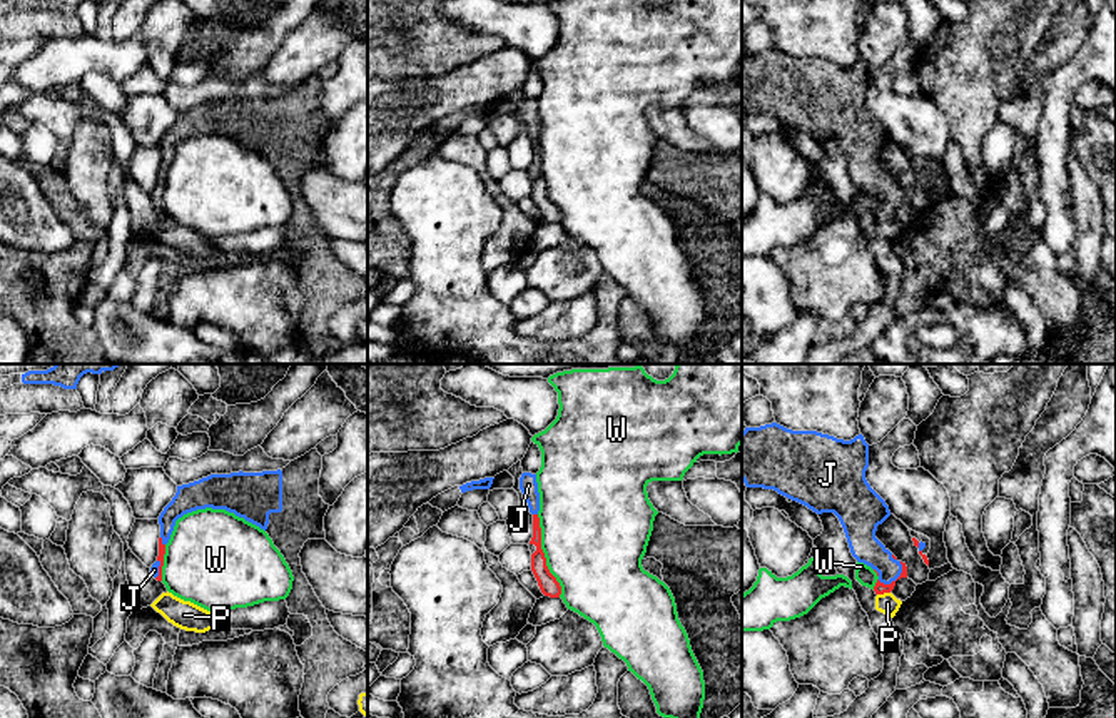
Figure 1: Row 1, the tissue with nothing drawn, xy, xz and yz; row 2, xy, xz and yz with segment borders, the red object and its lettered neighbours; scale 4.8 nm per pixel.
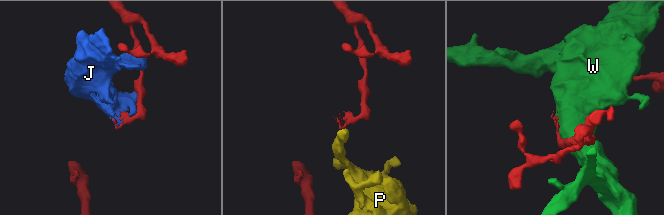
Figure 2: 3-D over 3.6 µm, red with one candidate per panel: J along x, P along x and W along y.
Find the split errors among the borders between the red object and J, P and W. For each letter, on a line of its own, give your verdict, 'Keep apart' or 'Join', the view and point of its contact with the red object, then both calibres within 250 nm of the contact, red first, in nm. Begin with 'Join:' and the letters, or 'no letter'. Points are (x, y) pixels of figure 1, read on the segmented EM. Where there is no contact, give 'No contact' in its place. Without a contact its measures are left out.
Join: no letter
J: Keep apart. Touches red at yz (896, 580). Thickness 60 nm (red) against 150 nm
P: Keep apart. Touches red at yz (882, 593). Thickness 60 nm (red) against 100 nm
W: Keep apart. Touches red at xz (543, 556). Thickness 90 nm (red) against 480 nm

